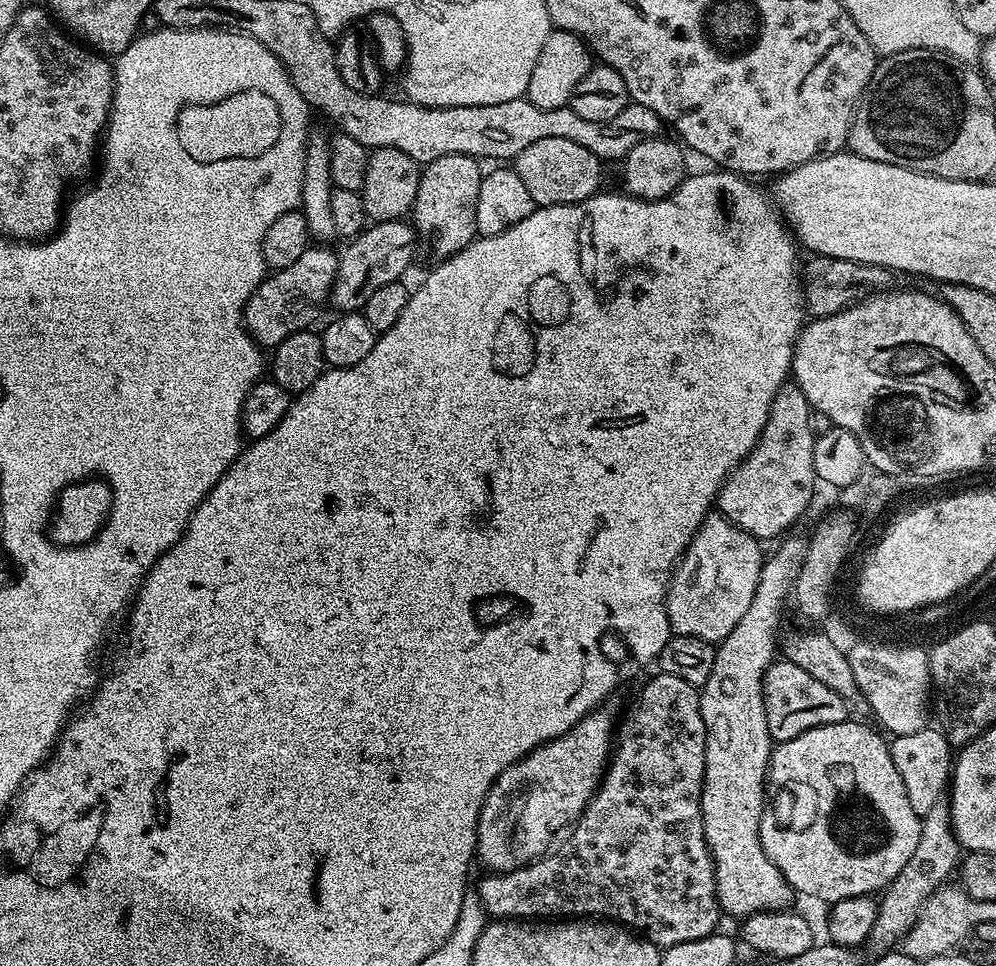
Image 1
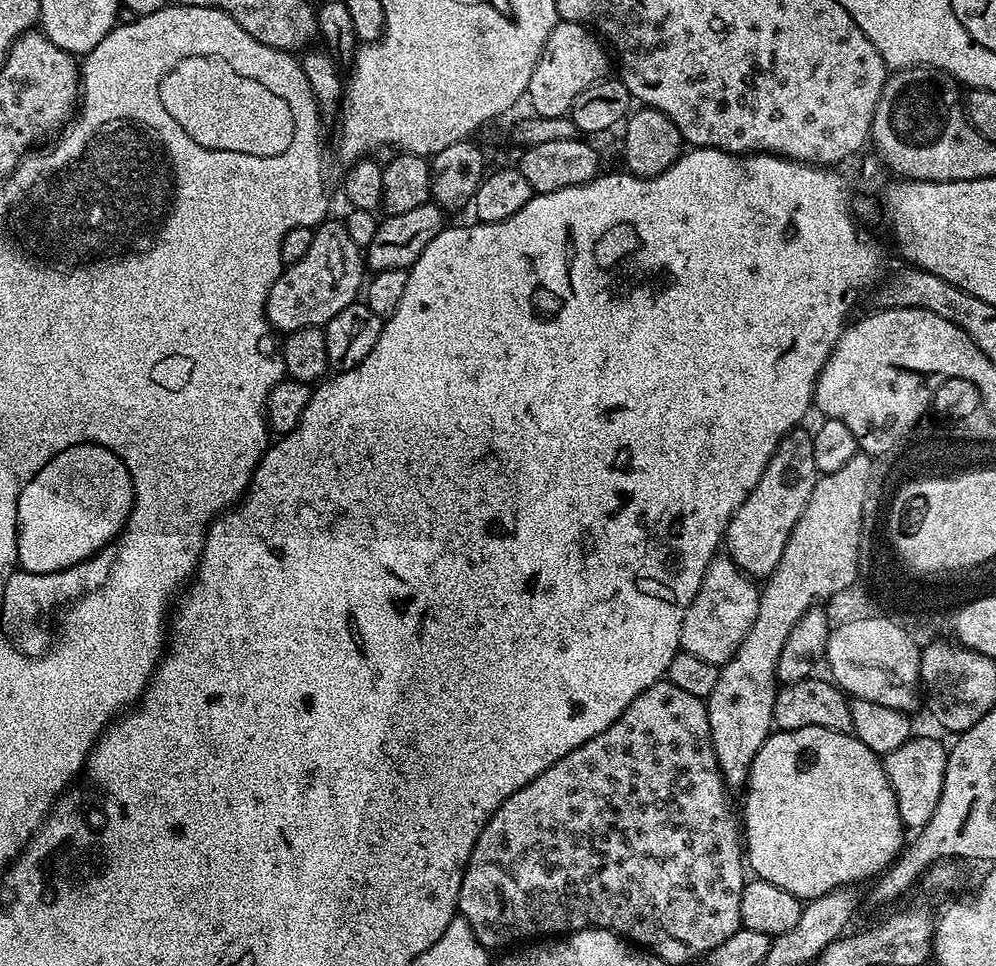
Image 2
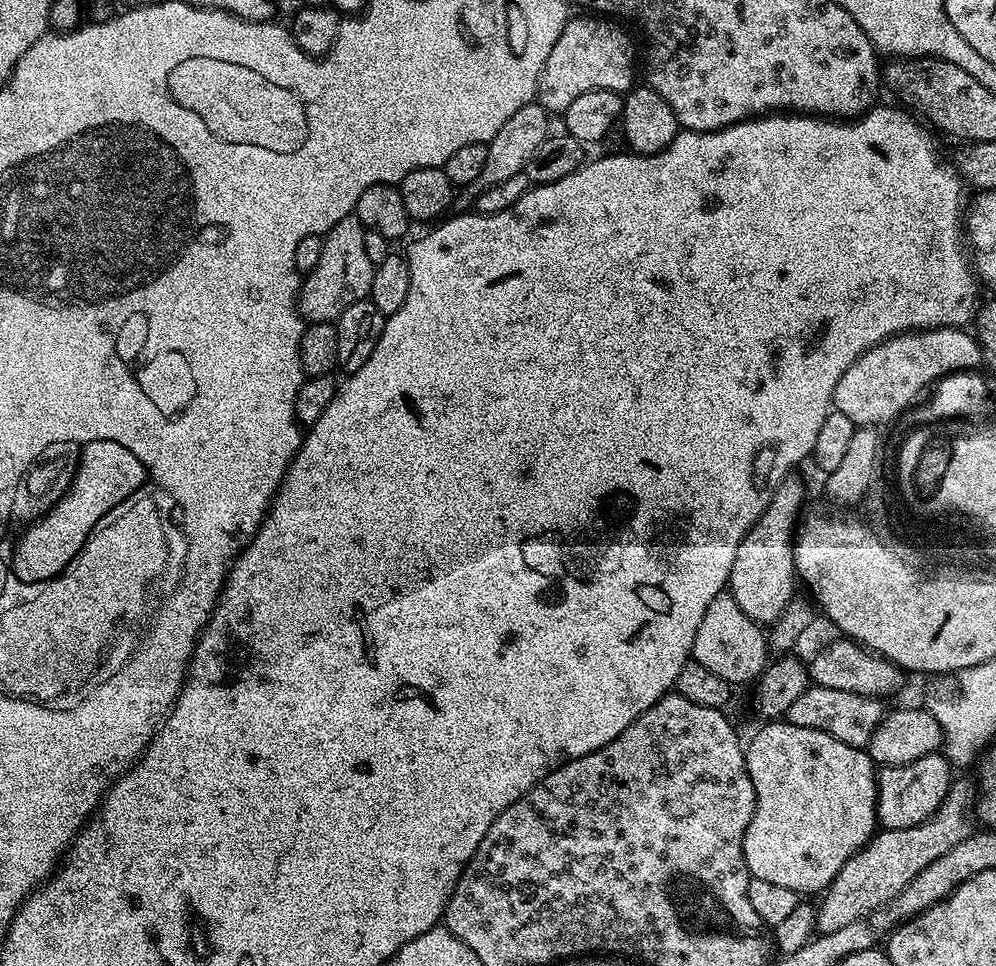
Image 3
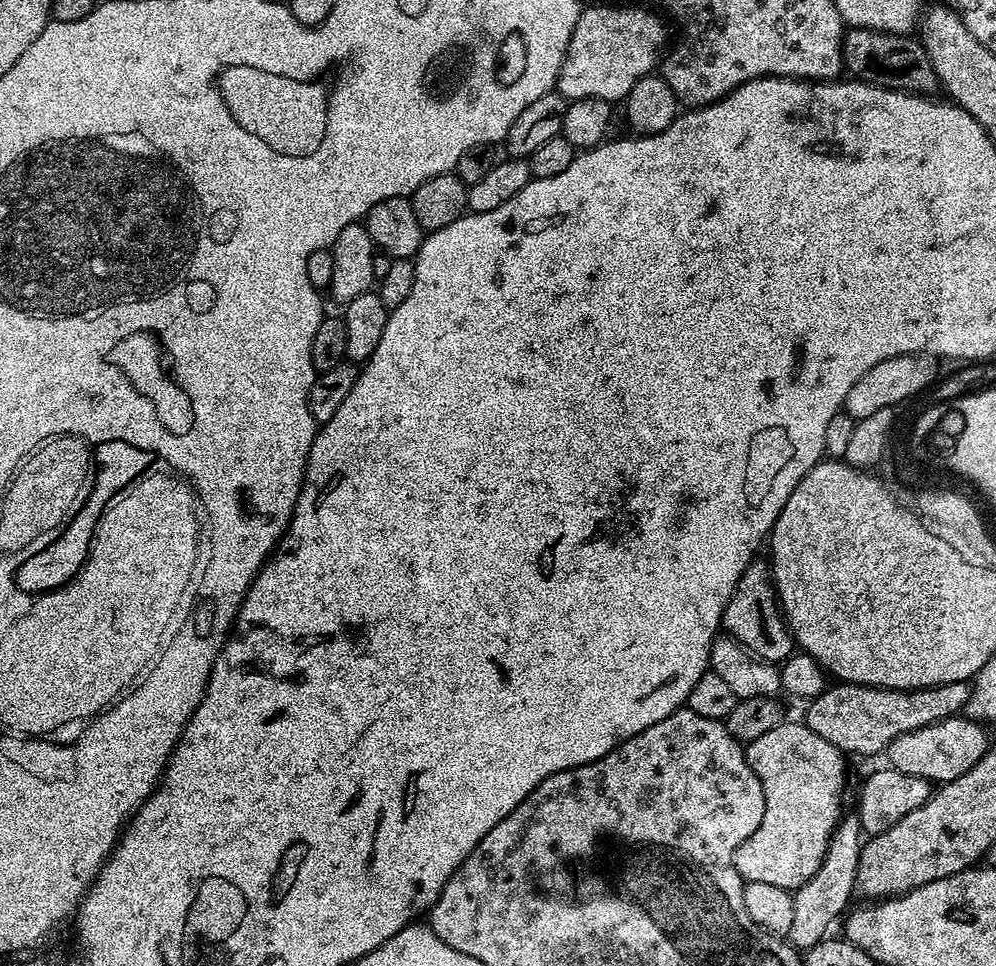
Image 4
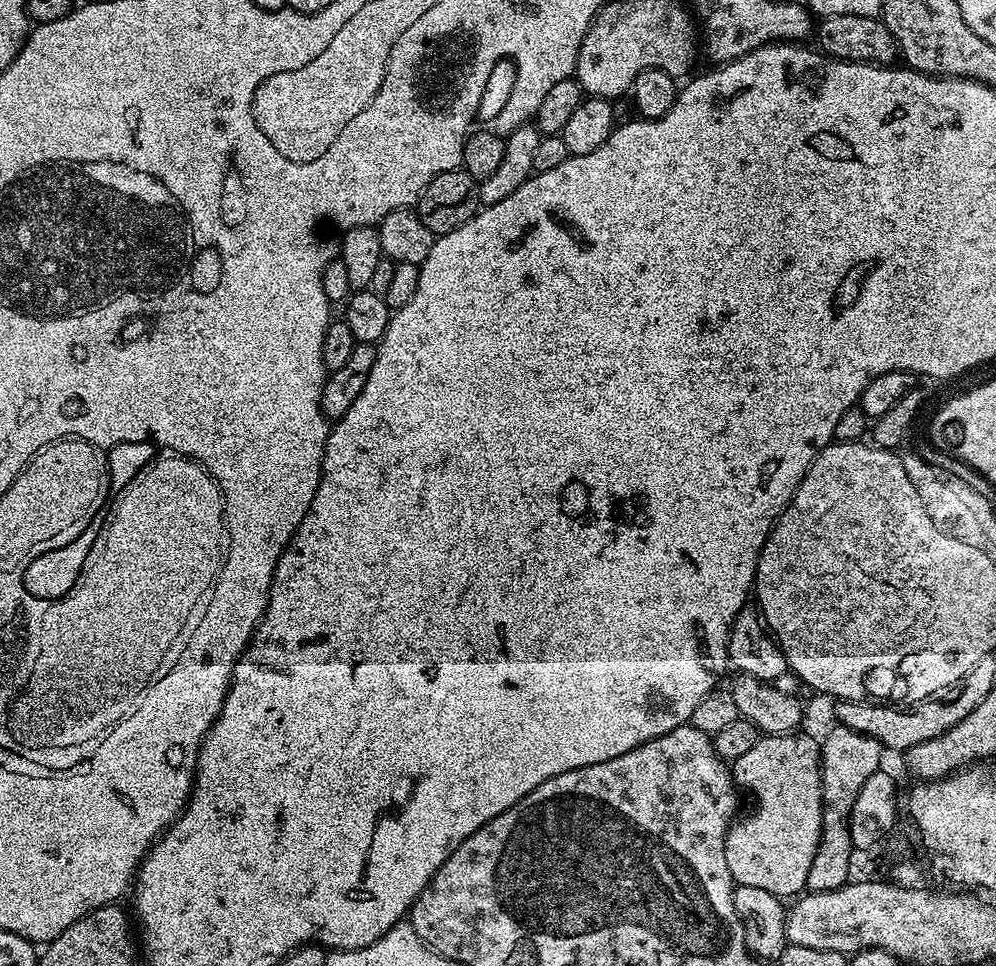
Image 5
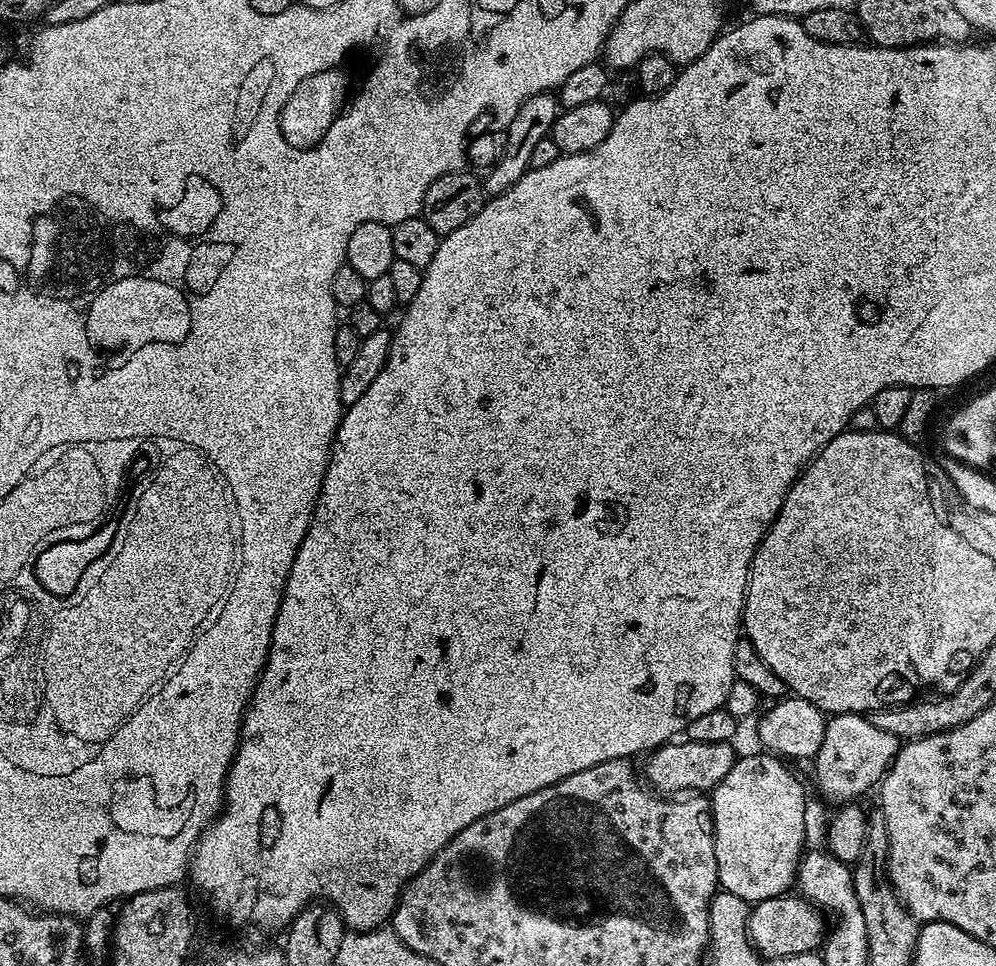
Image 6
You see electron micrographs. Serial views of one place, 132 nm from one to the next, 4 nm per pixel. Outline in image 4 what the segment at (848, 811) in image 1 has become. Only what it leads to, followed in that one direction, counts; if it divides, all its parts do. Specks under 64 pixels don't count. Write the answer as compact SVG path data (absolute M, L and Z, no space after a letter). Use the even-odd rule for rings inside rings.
M785 722L774 726L774 730L770 730L766 734L762 734L762 738L754 738L754 742L746 745L748 761L754 770L754 774L758 774L758 778L762 782L762 790L766 798L766 814L762 814L762 826L758 826L758 830L754 830L754 834L750 834L750 838L746 838L746 842L742 842L742 846L738 846L736 851L736 869L738 874L745 882L767 882L773 886L782 886L789 890L795 890L802 887L805 882L812 877L818 870L818 866L822 866L822 858L828 849L828 843L832 837L832 831L835 830L837 824L840 823L842 809L844 804L844 760L845 753L838 750L838 746L830 746L830 742L826 742L826 738L814 734L814 730L810 730L808 725L803 722L791 724Z

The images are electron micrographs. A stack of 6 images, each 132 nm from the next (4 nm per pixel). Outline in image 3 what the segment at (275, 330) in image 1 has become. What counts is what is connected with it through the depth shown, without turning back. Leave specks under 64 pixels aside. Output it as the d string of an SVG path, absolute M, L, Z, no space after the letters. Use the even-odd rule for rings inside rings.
M355 214L342 218L324 236L318 266L303 277L298 297L298 311L308 324L330 324L340 317L346 306L365 299L370 290L373 264L366 255L365 229Z

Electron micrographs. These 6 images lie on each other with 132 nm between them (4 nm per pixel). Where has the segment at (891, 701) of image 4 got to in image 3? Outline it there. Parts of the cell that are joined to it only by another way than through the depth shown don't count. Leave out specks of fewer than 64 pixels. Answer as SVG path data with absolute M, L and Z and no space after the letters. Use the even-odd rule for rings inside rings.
M810 686L795 702L790 705L786 720L794 726L802 726L806 730L822 730L838 742L846 742L846 746L867 749L870 734L886 715L886 708L880 705L881 701L875 696L863 696L847 690L827 689L826 686Z

